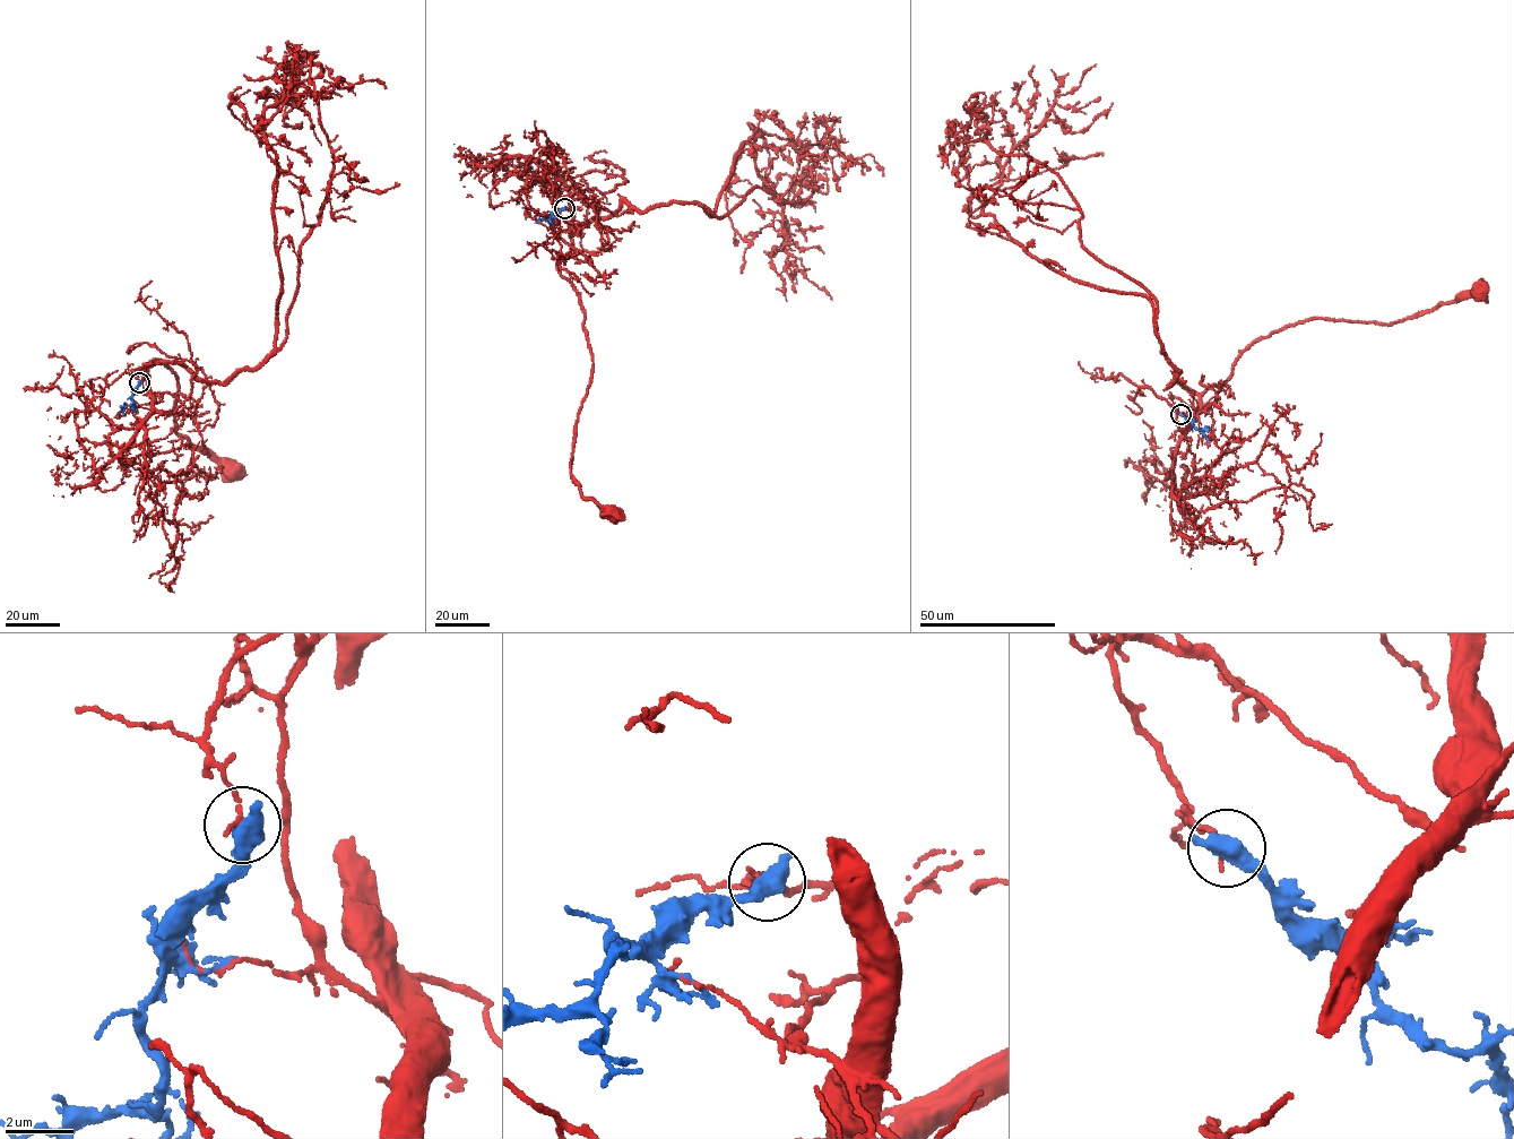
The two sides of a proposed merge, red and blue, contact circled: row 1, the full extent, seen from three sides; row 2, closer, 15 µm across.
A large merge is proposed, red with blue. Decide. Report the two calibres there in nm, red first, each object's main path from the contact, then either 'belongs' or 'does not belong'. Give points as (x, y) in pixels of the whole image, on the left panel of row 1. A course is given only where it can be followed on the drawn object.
calibres 130 and 650 nm; course red (139, 381), (144, 363), (149, 395), (148, 374), (132, 371), (170, 367), (180, 386), (174, 431), (231, 469); course blue (139, 382), (132, 393), (132, 404), (119, 412); does not belong

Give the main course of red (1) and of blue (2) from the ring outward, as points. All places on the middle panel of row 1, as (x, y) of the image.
1: (564, 208), (573, 210), (572, 244), (557, 272), (579, 296), (593, 360), (571, 475), (612, 514)
2: (564, 208), (535, 222)

